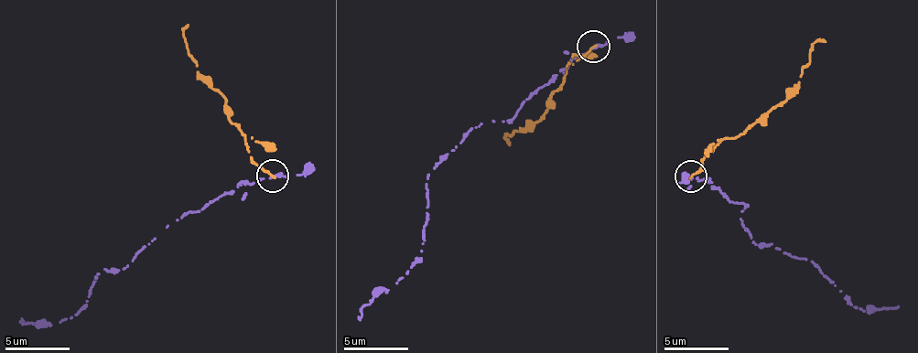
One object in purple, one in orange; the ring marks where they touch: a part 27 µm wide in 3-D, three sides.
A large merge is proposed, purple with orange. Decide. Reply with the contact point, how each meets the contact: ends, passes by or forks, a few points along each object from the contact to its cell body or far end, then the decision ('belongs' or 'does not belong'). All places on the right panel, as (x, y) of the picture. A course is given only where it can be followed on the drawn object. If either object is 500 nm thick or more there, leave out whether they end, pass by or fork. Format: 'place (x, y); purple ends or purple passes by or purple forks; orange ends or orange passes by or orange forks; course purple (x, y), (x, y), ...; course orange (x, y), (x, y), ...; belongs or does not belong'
place (690, 176); purple ends; orange ends; course purple (689, 176), (744, 205), (739, 220), (751, 240), (812, 262), (865, 310), (899, 304); course orange (689, 175), (724, 139), (737, 139), (750, 126), (781, 104), (800, 82), (812, 44), (825, 39); does not belong

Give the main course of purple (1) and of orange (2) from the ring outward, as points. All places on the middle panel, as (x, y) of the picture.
1: (596, 45), (533, 92), (511, 119), (480, 123), (433, 169), (422, 259), (397, 284), (382, 288), (359, 320)
2: (592, 45), (573, 58), (566, 70), (566, 83), (552, 92), (542, 118), (518, 132), (504, 133), (511, 144)

